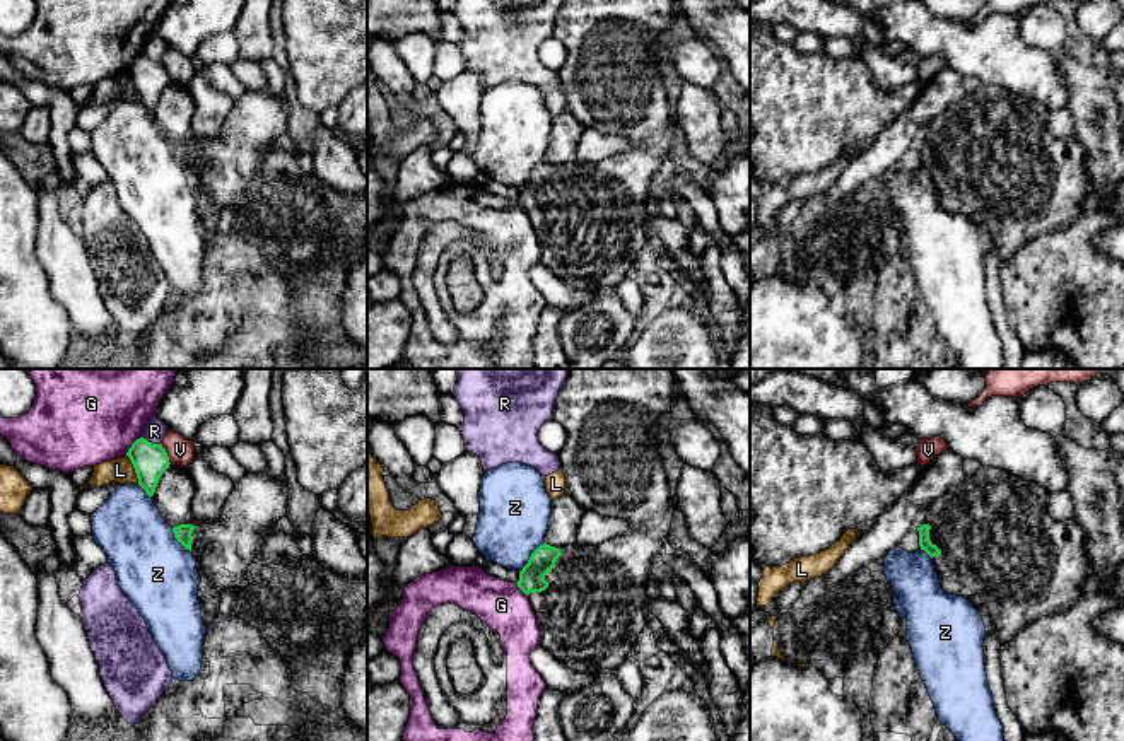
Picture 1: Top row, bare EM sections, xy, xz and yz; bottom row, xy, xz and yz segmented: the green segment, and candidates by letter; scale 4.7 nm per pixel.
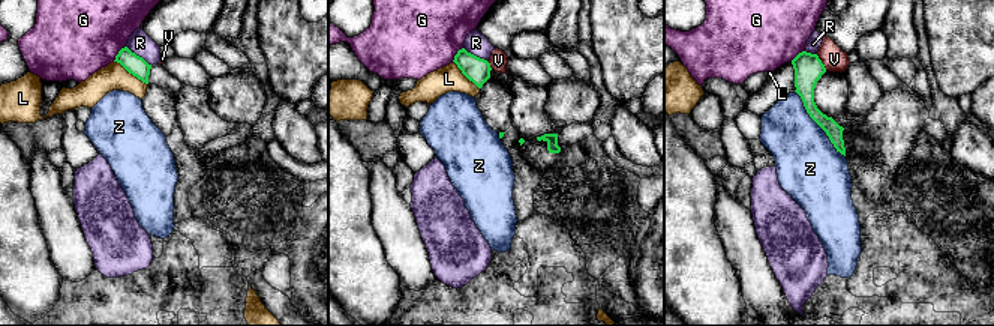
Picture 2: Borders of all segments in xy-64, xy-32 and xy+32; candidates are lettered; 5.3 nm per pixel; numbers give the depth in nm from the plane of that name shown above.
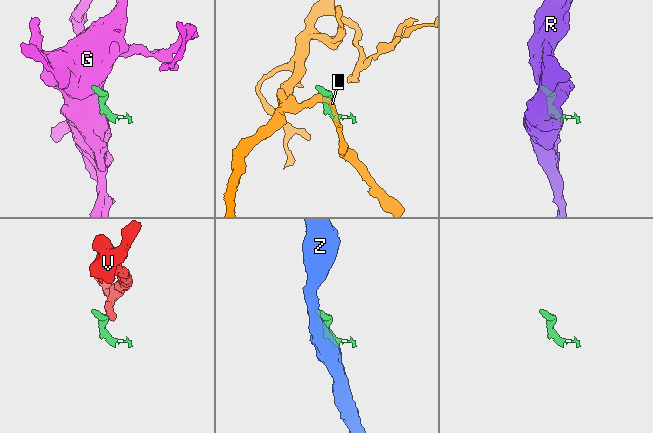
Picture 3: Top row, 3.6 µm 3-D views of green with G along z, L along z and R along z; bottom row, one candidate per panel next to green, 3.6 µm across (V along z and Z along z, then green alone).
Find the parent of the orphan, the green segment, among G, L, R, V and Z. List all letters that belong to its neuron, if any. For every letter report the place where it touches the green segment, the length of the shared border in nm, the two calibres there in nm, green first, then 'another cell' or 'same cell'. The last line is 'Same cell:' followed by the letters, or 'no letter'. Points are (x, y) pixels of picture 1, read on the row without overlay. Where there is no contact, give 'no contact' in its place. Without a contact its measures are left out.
G: meets green in xy at (132, 62); contact 120 nm long; 160 nm thick on the green side, 400 nm on the other; another cell
L: meets green in xy at (135, 87); contact 160 nm long; 160 nm thick on the green side, 120 nm on the other; another cell
R: meets green in xy at (151, 60); contact 100 nm long; 160 nm thick on the green side, 110 nm on the other; another cell
V: meets green in xy at (166, 72); contact 110 nm long; 160 nm thick on the green side, 130 nm on the other; another cell
Z: meets green in xz at (530, 175); contact 190 nm long; 130 nm thick on the green side, 340 nm on the other; another cell
Same cell: no letter

